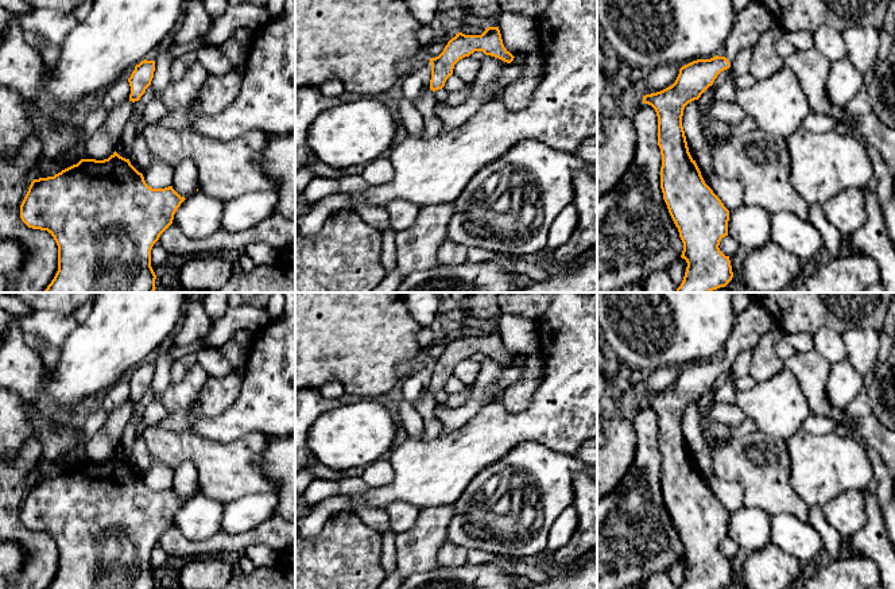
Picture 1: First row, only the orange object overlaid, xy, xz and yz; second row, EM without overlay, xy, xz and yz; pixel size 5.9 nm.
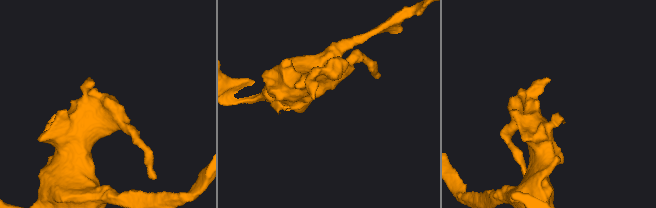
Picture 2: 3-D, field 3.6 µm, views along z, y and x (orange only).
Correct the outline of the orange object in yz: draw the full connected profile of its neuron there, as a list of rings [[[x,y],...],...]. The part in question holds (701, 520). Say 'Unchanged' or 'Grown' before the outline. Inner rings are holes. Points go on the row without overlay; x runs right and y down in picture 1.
Unchanged. [[[725,359],[697,361],[679,371],[671,388],[643,398],[658,418],[660,491],[683,545],[681,559],[687,565],[679,589],[725,589],[733,580],[729,558],[718,550],[728,538],[729,512],[705,485],[682,429],[685,408],[729,369]]]

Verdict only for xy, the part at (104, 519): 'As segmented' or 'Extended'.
As segmented

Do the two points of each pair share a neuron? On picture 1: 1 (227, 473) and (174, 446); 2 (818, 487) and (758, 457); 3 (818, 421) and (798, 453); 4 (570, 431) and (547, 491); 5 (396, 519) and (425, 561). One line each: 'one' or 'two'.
1: one
2: two
3: two
4: two
5: two

